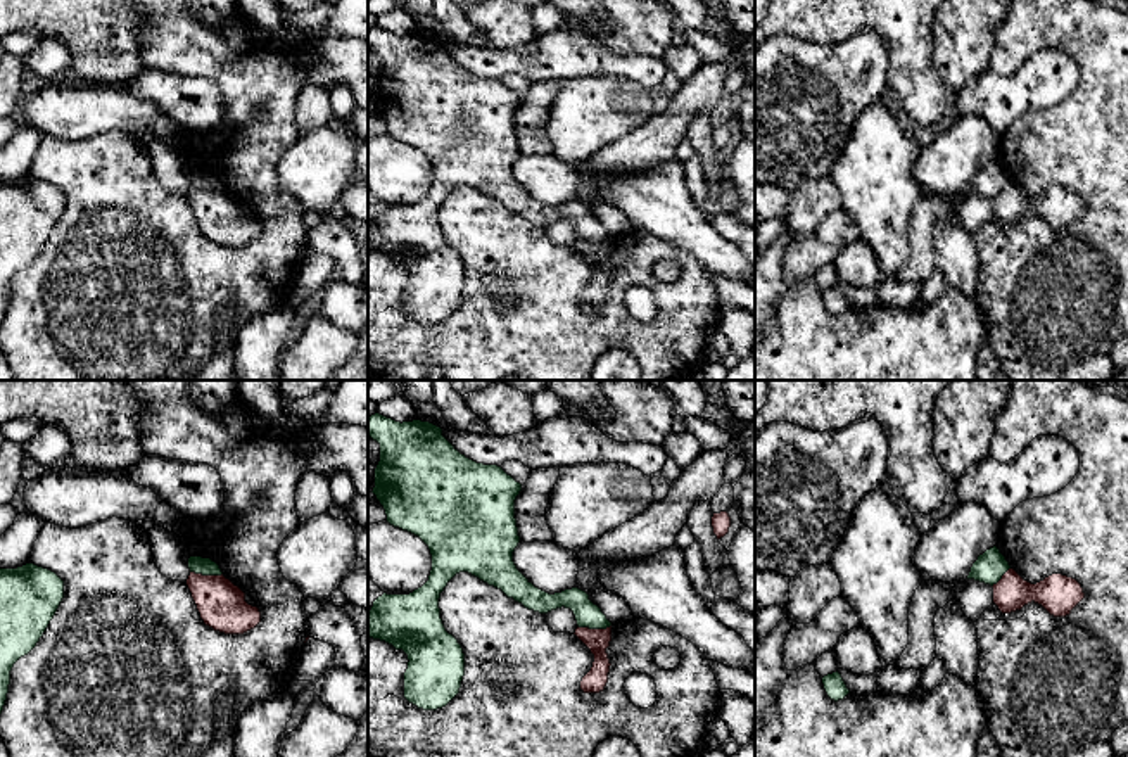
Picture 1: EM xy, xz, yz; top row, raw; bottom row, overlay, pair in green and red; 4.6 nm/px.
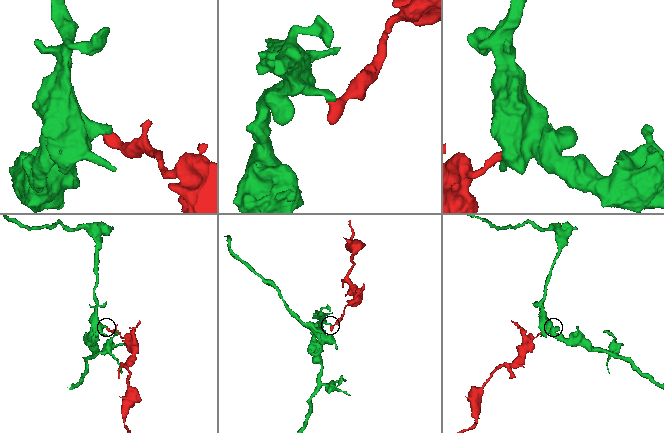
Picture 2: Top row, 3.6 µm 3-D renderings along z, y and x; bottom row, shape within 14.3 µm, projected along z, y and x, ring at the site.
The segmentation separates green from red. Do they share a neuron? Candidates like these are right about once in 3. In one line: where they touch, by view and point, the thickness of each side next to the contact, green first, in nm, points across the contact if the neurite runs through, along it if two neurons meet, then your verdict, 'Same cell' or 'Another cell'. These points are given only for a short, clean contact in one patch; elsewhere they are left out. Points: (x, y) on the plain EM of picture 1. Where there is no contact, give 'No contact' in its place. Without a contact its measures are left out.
Touches green at xy (206, 187). Thickness 80 nm (green) against 220 nm. Boundary: xy (190, 184), (221, 187). Another cell

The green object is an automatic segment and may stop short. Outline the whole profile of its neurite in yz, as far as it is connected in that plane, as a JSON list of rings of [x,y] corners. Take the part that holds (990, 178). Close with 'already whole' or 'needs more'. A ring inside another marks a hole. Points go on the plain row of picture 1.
[[[997,159],[986,162],[978,173],[973,176],[967,192],[974,192],[985,197],[997,197],[1002,188],[1011,181],[1005,169],[1000,166]]]; already whole

